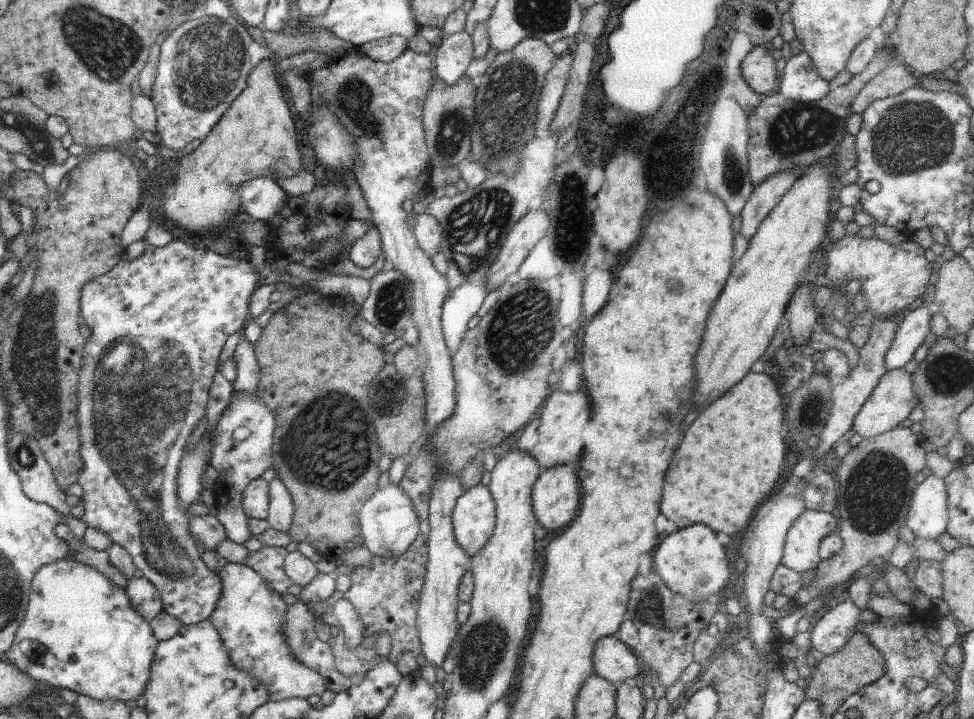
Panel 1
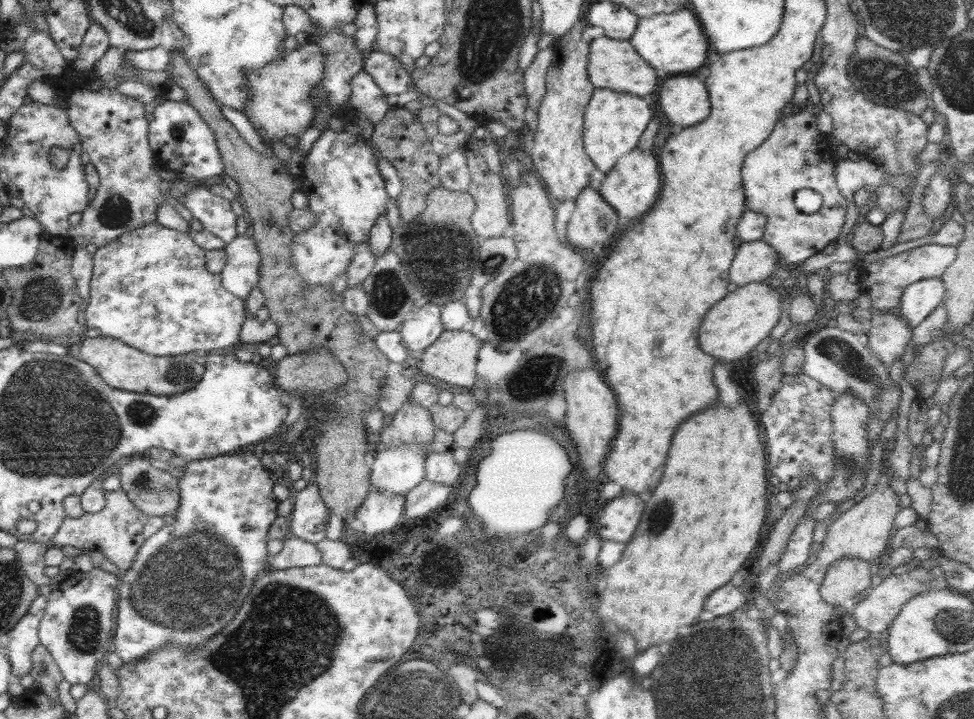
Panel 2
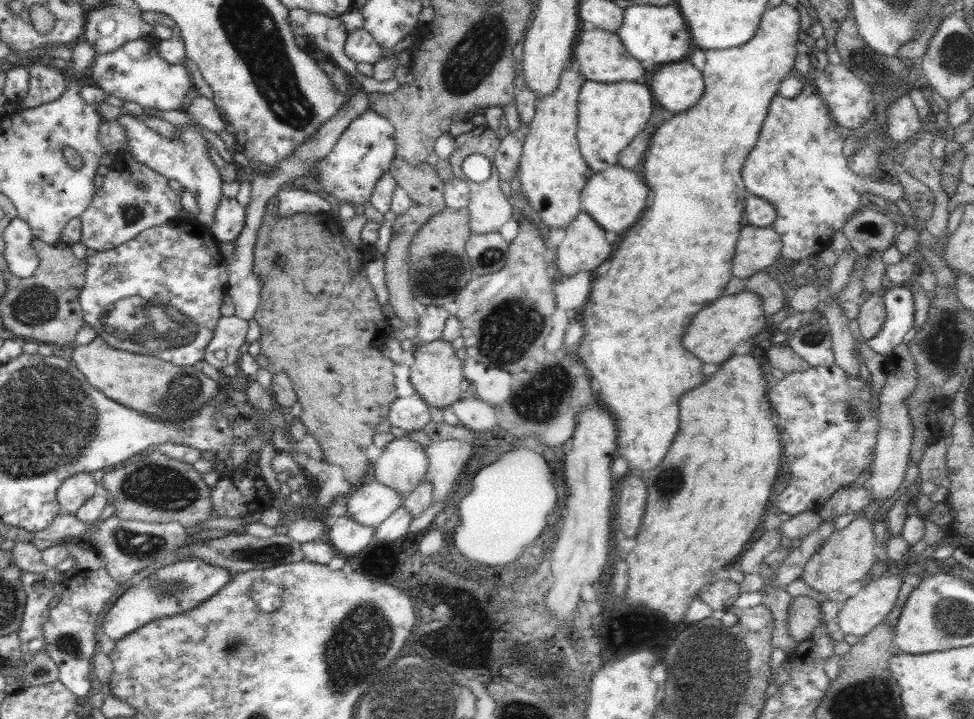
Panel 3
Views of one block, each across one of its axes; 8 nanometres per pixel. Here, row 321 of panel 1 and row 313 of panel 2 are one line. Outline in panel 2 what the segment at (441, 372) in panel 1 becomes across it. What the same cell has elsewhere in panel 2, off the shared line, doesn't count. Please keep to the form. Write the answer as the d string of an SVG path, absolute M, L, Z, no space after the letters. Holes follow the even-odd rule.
M428 302L413 312L398 329L404 346L412 355L426 350L445 331L441 320L441 305Z

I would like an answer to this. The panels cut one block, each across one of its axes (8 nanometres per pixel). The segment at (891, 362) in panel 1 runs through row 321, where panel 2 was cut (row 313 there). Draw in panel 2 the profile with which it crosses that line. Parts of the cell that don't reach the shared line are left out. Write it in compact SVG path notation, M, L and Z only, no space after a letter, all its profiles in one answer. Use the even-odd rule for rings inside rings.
M928 277L907 286L901 298L901 311L905 322L913 330L930 312L941 304L946 292L941 277Z

